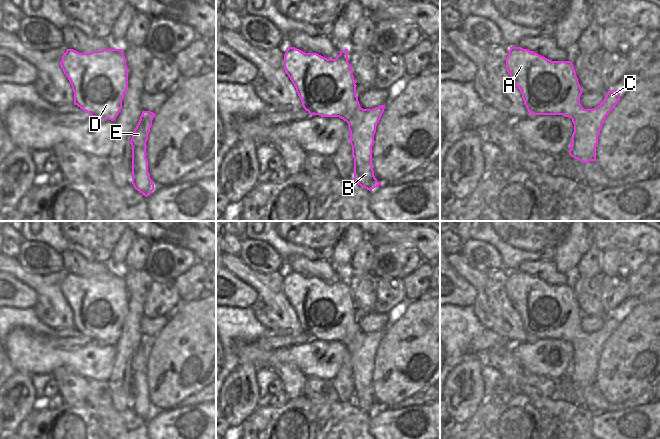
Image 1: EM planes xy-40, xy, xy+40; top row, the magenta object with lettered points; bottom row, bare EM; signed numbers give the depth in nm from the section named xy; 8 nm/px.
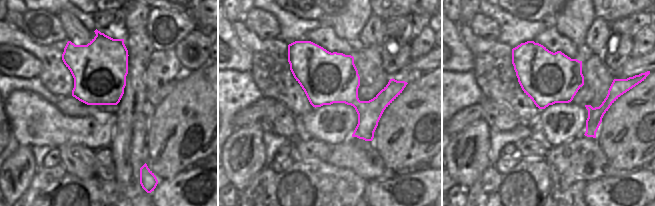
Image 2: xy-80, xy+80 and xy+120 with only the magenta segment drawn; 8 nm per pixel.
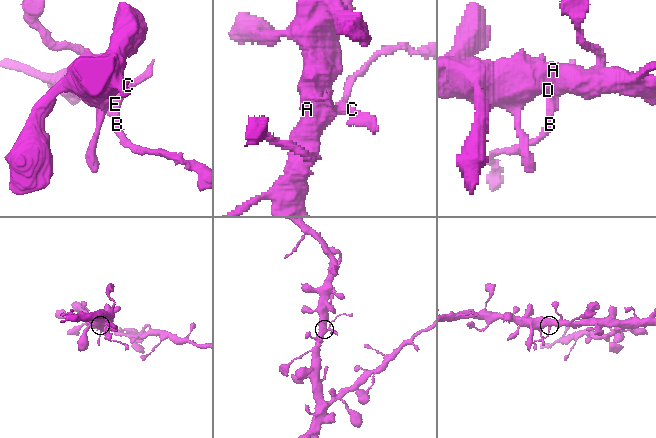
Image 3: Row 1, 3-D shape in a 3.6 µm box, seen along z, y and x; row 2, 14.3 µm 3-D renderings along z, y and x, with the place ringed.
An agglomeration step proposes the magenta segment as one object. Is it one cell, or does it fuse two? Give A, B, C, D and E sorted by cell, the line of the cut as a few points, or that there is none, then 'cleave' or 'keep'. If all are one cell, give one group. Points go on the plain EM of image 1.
groups A D / B C E; cut xy (360, 331), (354, 338), (348, 340), (347, 346); cleave

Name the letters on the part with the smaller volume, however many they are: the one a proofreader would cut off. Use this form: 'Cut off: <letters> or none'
Cut off: B, C, E

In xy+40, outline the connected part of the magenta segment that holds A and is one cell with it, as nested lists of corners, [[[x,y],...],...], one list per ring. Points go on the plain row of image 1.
[[[510,271],[506,294],[520,314],[530,339],[563,339],[572,342],[584,333],[580,328],[582,312],[572,285],[551,285],[533,275]]]

